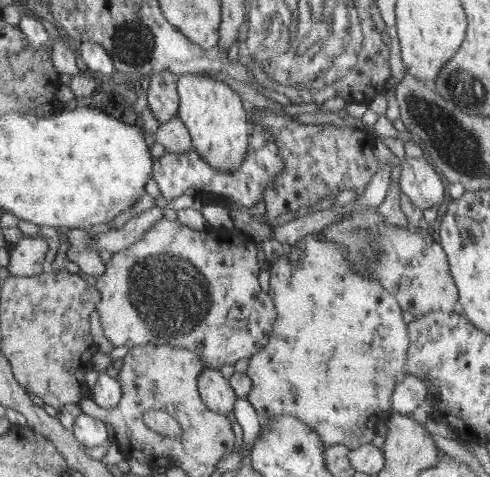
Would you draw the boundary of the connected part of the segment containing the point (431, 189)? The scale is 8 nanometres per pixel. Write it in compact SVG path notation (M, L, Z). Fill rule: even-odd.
M423 157L402 160L399 186L410 198L412 205L421 211L442 205L444 186L440 176Z

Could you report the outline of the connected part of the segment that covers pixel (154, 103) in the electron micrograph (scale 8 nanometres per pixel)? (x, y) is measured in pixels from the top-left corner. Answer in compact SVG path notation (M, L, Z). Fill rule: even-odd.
M166 71L151 76L148 80L148 99L157 120L166 124L181 114L179 76Z

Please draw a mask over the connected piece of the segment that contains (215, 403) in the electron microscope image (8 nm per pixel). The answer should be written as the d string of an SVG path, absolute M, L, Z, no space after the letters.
M206 368L201 378L201 394L209 407L227 415L234 412L238 394L231 379L226 378L220 369Z

